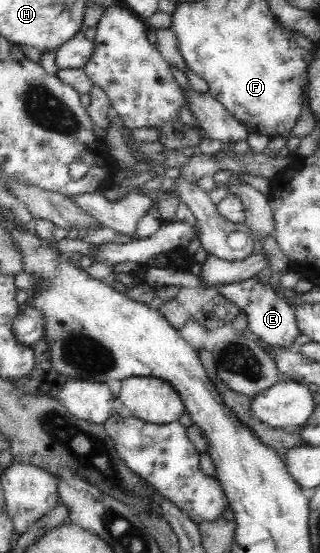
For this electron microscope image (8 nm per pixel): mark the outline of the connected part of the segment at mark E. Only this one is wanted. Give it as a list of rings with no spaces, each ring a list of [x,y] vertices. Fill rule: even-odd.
[[[257,276],[239,283],[214,285],[208,288],[214,288],[220,295],[237,306],[239,310],[245,311],[247,320],[249,320],[248,330],[259,343],[265,342],[273,349],[285,351],[285,349],[291,349],[296,339],[302,335],[298,329],[295,313],[293,313],[292,307],[288,305],[288,301],[277,296],[269,284],[261,283]]]

